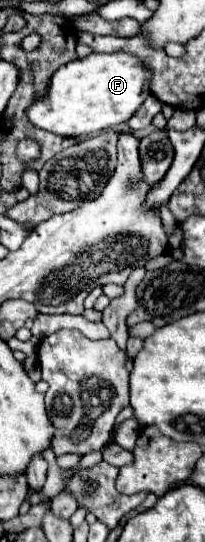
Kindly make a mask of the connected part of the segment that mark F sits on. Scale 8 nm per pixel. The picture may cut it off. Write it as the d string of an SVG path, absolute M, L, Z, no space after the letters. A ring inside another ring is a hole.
M90 53L84 59L70 61L54 71L46 93L36 97L26 109L34 127L62 137L88 137L128 121L146 99L150 71L136 57L126 53Z

